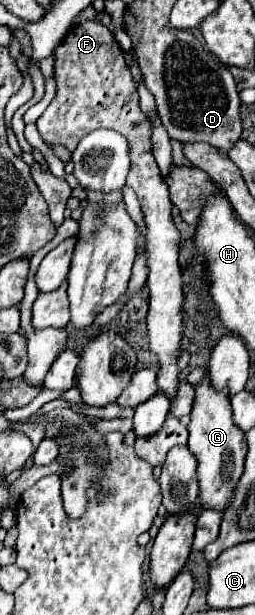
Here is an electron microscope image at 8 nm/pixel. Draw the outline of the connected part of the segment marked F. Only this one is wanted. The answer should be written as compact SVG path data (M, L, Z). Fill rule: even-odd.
M98 19L78 21L54 51L54 79L56 97L50 101L46 111L36 121L40 135L50 145L64 145L74 151L84 135L94 129L114 129L128 139L130 145L130 173L126 185L138 195L146 227L148 227L148 289L150 289L150 311L148 311L148 337L150 349L160 359L158 387L170 399L178 385L176 359L180 355L180 329L182 329L182 272L178 265L178 243L180 233L170 215L170 193L168 185L160 175L160 169L152 155L152 123L138 105L138 93L126 67L124 53L116 43L108 27Z

